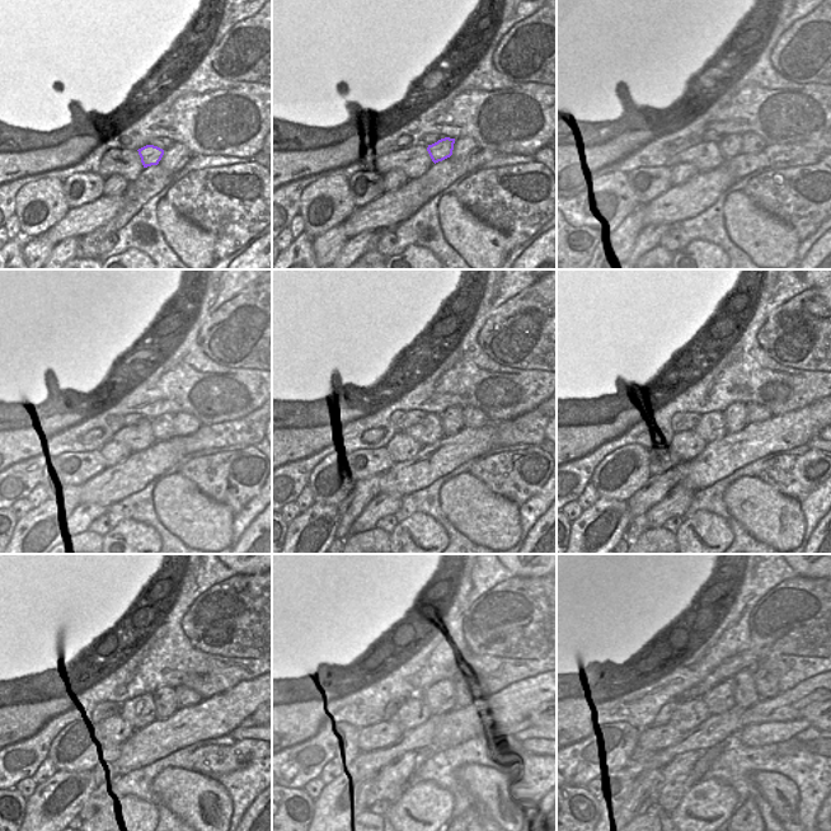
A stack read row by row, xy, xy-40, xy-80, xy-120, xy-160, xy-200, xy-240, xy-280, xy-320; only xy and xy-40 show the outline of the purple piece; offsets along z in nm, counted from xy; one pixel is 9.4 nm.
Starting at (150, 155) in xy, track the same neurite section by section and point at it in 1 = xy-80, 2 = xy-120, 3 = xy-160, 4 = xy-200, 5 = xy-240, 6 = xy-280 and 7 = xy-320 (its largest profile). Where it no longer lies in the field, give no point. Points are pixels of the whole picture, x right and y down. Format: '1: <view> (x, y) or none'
1: xy-80 (731, 145)
2: xy-120 (163, 428)
3: xy-160 (451, 419)
4: xy-200 (736, 416)
5: xy-240 (167, 704)
6: xy-280 (458, 691)
7: xy-320 (745, 693)

